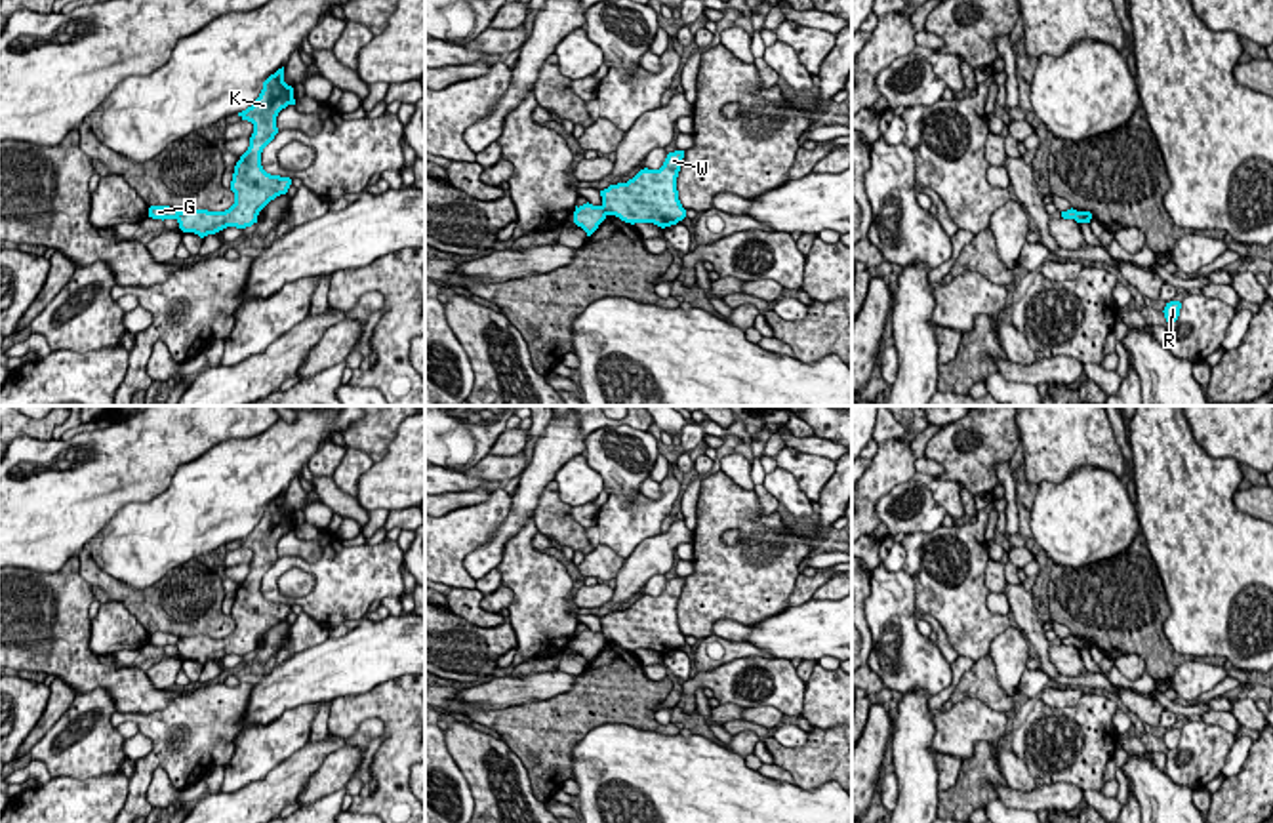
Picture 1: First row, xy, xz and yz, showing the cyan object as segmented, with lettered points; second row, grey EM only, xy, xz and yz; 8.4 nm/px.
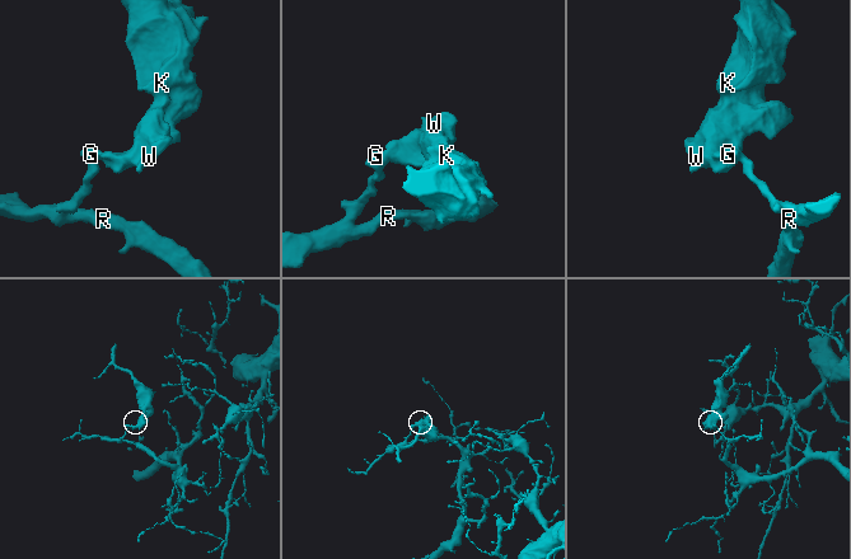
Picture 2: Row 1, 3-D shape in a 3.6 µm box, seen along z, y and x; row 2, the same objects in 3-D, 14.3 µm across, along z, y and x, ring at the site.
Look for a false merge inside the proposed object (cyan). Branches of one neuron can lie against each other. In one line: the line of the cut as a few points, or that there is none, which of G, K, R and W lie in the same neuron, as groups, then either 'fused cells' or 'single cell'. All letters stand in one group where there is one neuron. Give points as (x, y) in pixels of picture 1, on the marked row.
xz (603, 204), (606, 214) | G R / K W | fused cells

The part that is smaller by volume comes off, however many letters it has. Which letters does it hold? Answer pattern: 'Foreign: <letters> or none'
Foreign: K, W

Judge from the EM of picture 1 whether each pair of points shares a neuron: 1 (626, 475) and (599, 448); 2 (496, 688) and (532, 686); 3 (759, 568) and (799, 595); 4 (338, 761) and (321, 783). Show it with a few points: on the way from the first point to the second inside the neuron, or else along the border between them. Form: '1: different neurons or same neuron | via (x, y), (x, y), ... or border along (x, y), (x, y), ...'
1: same neuron | via (618, 467), (605, 456)
2: same neuron | via (505, 688), (523, 688)
3: different neurons | border along (799, 572), (789, 604)
4: same neuron | via (338, 766), (326, 778)

